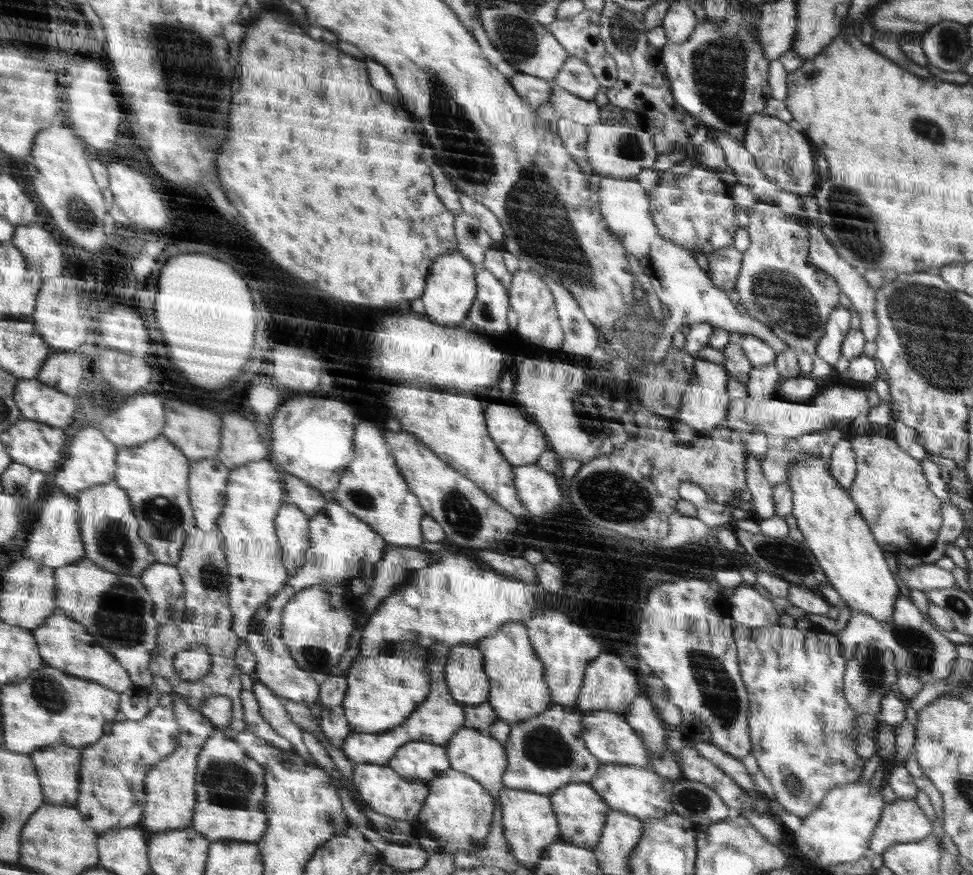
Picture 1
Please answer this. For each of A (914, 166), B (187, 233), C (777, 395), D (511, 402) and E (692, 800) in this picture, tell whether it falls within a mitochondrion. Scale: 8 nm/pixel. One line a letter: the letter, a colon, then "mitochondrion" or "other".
A: other
B: other
C: other
D: other
E: mitochondrion

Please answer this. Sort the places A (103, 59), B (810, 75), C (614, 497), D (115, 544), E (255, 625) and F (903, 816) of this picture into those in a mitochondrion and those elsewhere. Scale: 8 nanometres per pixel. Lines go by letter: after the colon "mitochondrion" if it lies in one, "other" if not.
A: other
B: other
C: mitochondrion
D: mitochondrion
E: other
F: other

